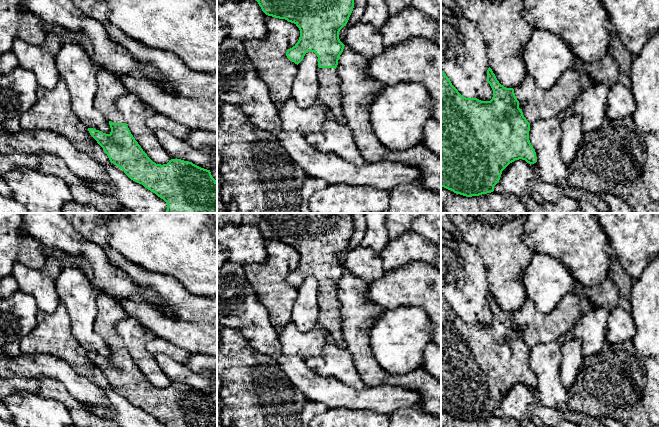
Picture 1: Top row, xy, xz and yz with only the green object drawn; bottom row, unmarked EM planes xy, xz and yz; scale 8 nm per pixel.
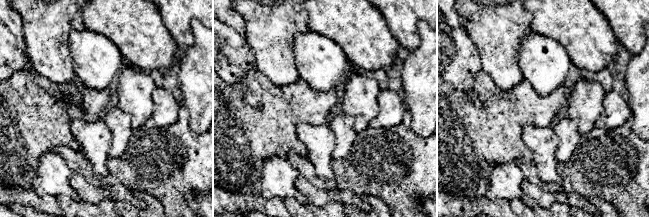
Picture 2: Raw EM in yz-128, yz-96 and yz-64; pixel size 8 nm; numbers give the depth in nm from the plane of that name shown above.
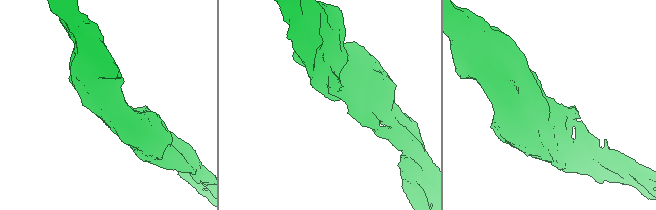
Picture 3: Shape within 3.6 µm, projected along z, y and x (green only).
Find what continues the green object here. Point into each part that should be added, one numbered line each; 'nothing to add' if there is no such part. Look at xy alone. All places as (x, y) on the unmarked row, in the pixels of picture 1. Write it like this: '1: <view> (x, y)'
1: xy (109, 312)

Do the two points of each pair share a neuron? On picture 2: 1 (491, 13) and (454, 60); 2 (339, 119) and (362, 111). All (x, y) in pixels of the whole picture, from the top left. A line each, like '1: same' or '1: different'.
1: different
2: different

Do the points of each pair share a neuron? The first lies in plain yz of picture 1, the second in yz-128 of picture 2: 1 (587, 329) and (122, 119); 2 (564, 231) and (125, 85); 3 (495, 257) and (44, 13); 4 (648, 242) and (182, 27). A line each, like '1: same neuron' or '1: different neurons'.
1: different neurons
2: different neurons
3: same neuron
4: same neuron

